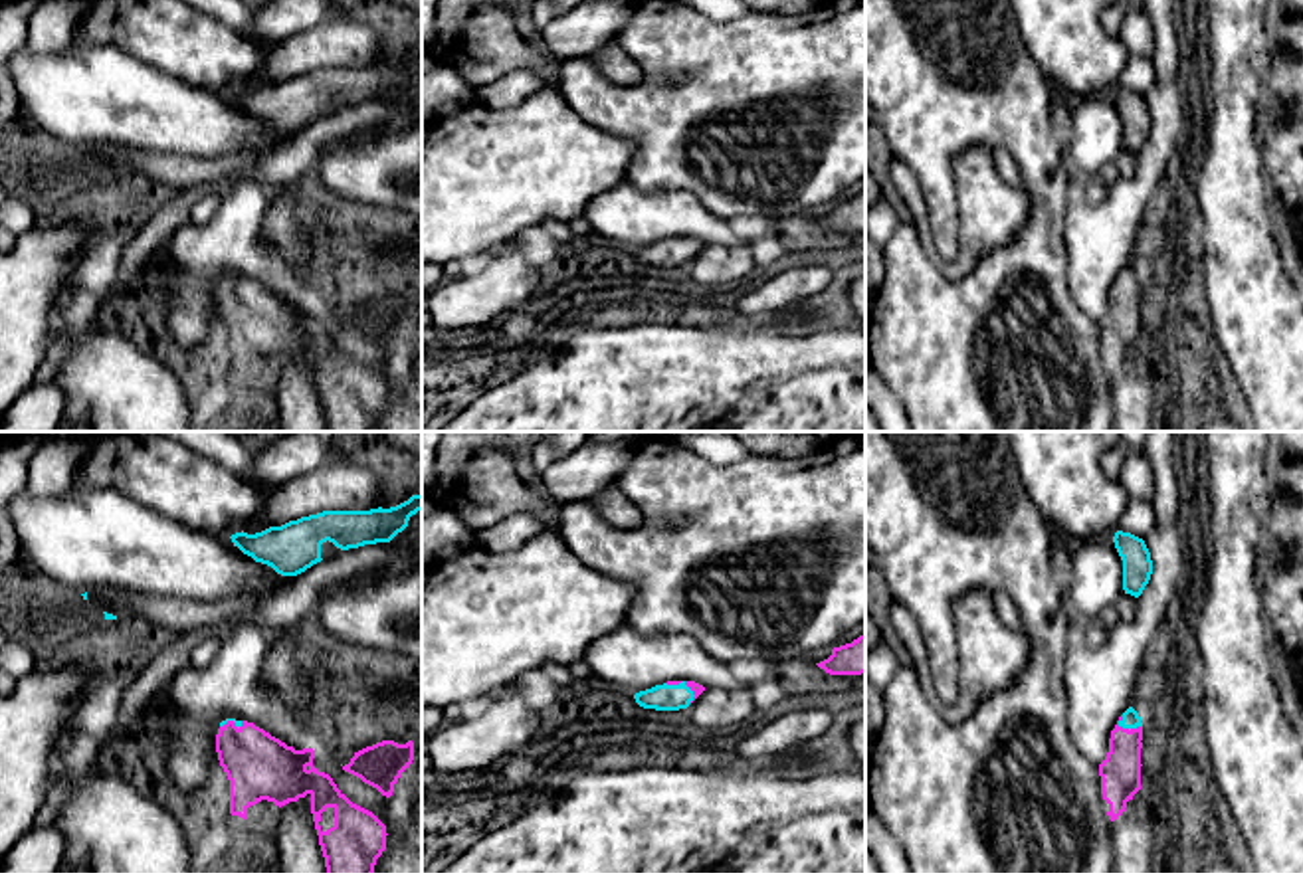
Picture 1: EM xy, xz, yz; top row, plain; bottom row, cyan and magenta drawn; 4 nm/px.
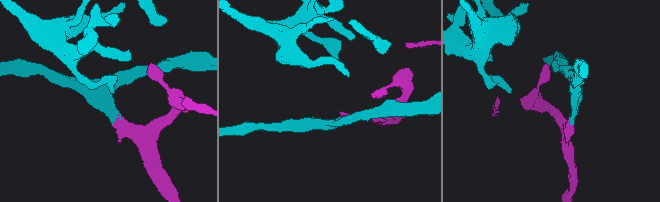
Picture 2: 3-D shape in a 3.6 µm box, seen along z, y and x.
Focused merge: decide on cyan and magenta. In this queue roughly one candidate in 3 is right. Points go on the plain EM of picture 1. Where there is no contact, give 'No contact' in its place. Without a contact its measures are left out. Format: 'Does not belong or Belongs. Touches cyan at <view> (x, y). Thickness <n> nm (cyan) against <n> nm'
Belongs. Touches cyan at yz (1129, 286). Thickness 70 nm (cyan) against 160 nm

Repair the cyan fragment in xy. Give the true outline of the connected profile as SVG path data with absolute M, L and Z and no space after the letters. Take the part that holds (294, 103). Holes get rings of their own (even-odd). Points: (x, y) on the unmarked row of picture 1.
M412 51L390 65L323 67L255 91L242 87L230 95L255 119L271 123L281 133L297 133L323 117L323 99L329 97L341 107L390 99L418 67L422 67L422 51Z

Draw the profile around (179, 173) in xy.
M97 143L87 146L87 158L117 174L145 174L176 192L204 182L222 180L238 170L250 168L261 156L234 154L206 160L182 154L137 150L125 145Z

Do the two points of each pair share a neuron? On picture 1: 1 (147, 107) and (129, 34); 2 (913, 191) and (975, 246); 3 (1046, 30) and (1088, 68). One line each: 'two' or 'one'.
1: two
2: one
3: one

